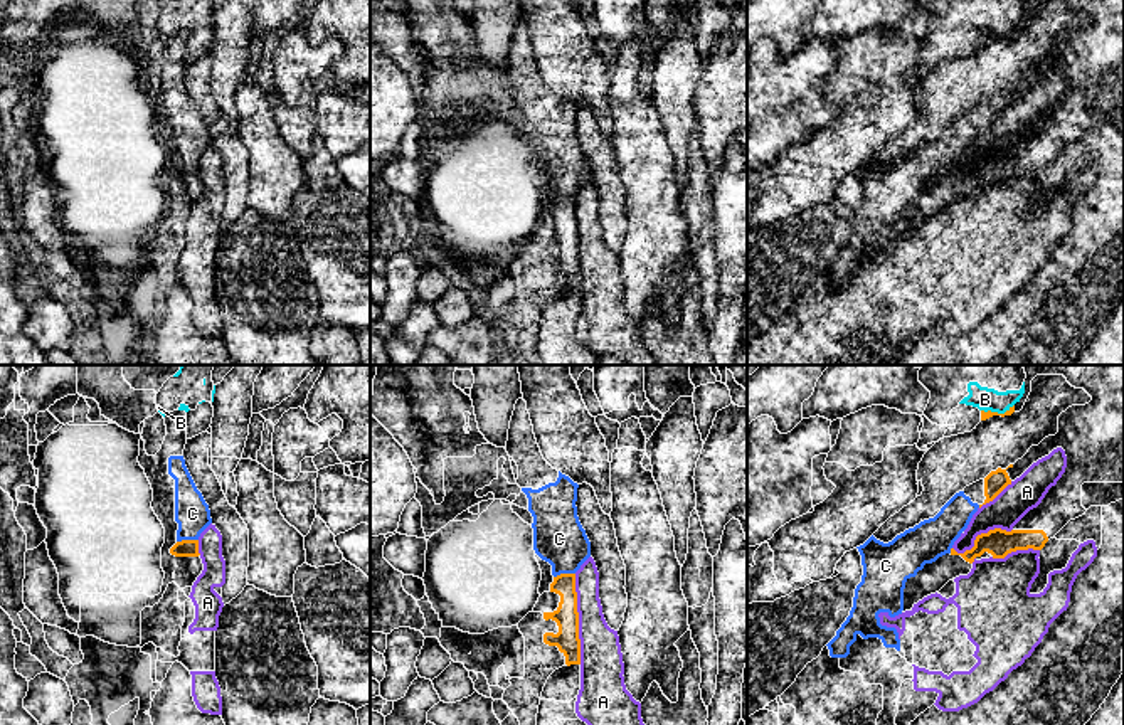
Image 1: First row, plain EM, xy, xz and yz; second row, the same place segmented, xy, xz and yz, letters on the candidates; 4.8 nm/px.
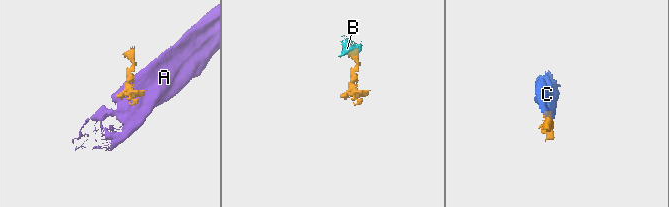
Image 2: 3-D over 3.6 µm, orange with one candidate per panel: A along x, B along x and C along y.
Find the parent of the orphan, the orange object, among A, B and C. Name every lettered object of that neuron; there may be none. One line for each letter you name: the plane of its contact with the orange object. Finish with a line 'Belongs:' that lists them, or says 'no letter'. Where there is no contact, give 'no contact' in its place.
C: contact in xy
Belongs: C

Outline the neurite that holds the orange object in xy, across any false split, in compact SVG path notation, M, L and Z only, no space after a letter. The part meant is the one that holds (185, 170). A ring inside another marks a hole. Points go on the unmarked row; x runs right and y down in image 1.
M183 79L168 81L168 98L175 103L177 167L170 172L175 180L199 180L199 160L212 146L209 128L197 113Z

